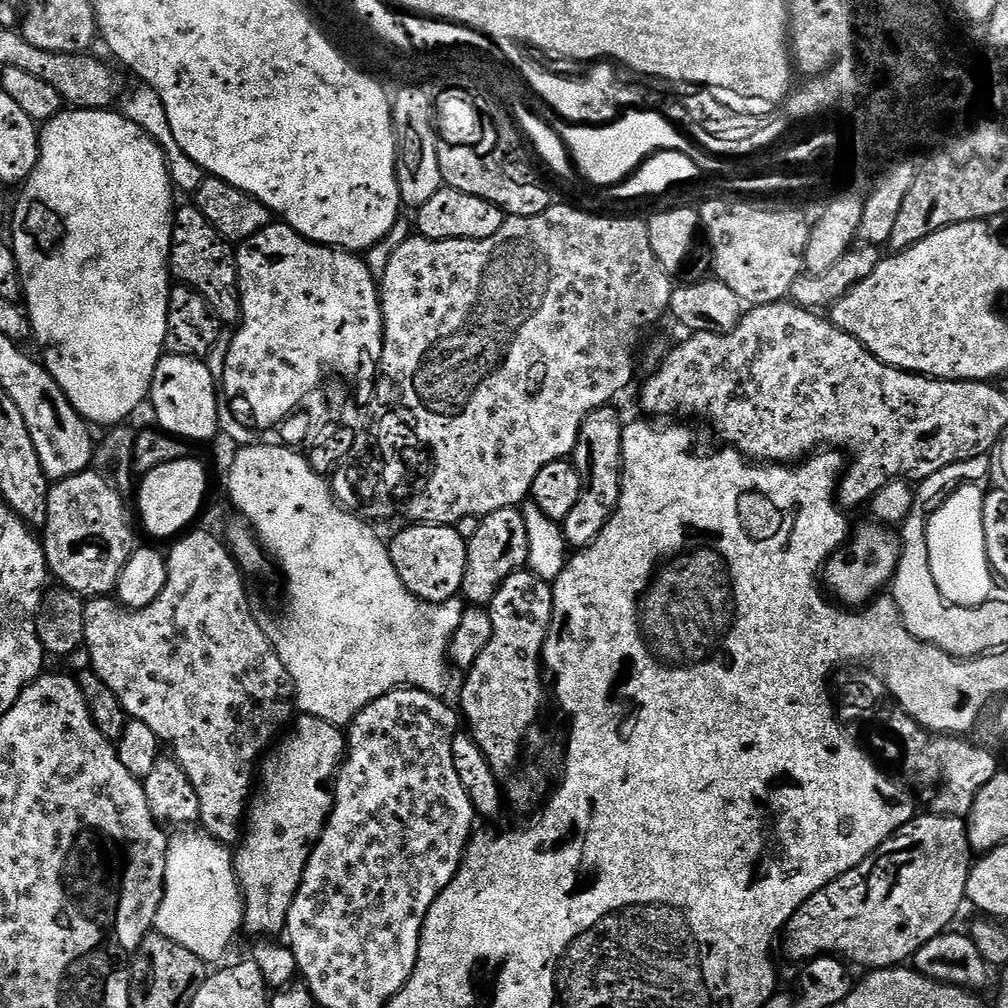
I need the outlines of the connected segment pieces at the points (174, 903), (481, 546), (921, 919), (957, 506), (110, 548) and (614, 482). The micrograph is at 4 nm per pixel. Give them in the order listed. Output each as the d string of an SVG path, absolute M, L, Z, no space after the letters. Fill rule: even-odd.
M184 830L181 836L172 836L168 842L164 870L164 892L156 915L155 931L178 942L201 960L213 964L223 958L232 938L243 927L244 904L240 885L236 880L234 856L220 841L212 839L203 831Z
M519 507L494 510L494 514L483 517L475 525L472 536L467 537L466 574L462 596L469 605L491 605L494 594L510 578L510 574L521 571L527 565L526 524Z
M933 814L917 815L909 824L905 824L900 831L895 832L882 846L878 846L872 851L871 856L867 856L857 868L842 874L837 880L831 880L822 890L815 892L809 900L802 902L800 911L792 915L788 923L784 925L782 933L782 944L784 940L784 952L792 960L807 962L815 960L817 956L834 956L853 965L861 964L864 970L875 970L877 968L894 968L911 961L916 952L930 938L940 936L943 932L949 931L953 927L952 919L960 912L960 907L965 907L968 895L968 874L972 871L974 863L974 853L972 847L968 845L968 826L961 817L958 816L938 816Z
M963 483L951 491L931 512L925 521L925 540L927 542L928 561L931 577L939 593L948 604L977 608L991 601L994 578L988 564L984 534L984 498L985 491L977 483Z
M89 470L87 472L80 472L77 476L71 476L65 480L55 481L48 489L48 517L42 529L42 543L44 546L44 557L48 563L48 571L53 577L56 576L61 580L59 582L69 592L77 593L84 598L104 598L115 589L118 578L122 574L122 566L126 566L126 562L132 557L134 551L134 543L132 544L132 532L128 529L128 520L124 517L124 504L121 493L116 492L103 480L102 477L95 472Z
M605 406L596 409L580 424L576 438L576 448L571 461L580 475L580 501L566 514L562 522L564 539L573 549L588 547L598 538L598 534L612 517L620 497L622 463L620 464L620 416L615 407Z

